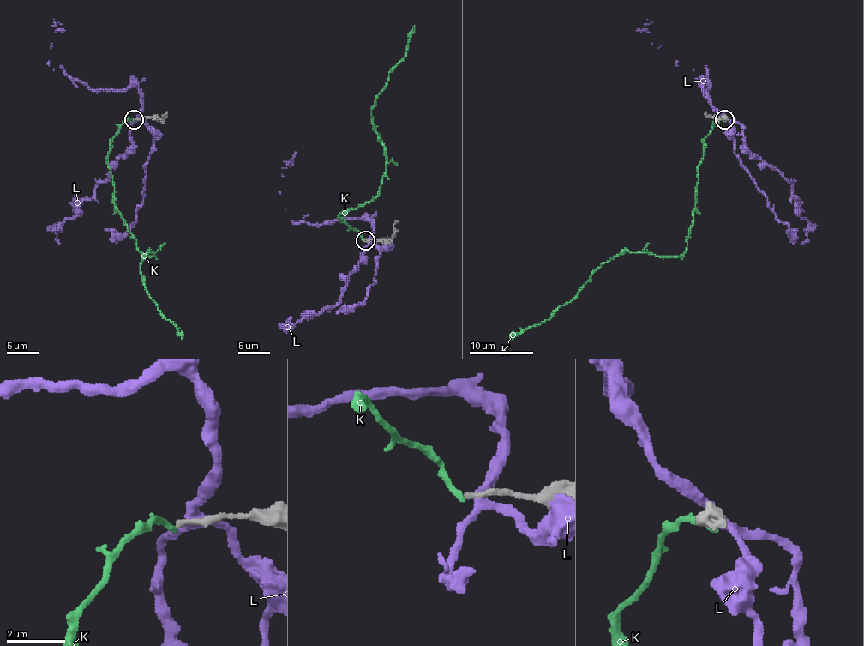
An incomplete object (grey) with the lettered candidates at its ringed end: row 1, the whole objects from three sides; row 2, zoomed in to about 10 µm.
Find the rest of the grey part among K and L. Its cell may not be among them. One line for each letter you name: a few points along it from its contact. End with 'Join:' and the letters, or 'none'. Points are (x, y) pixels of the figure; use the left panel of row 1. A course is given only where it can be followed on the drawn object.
Join: none

